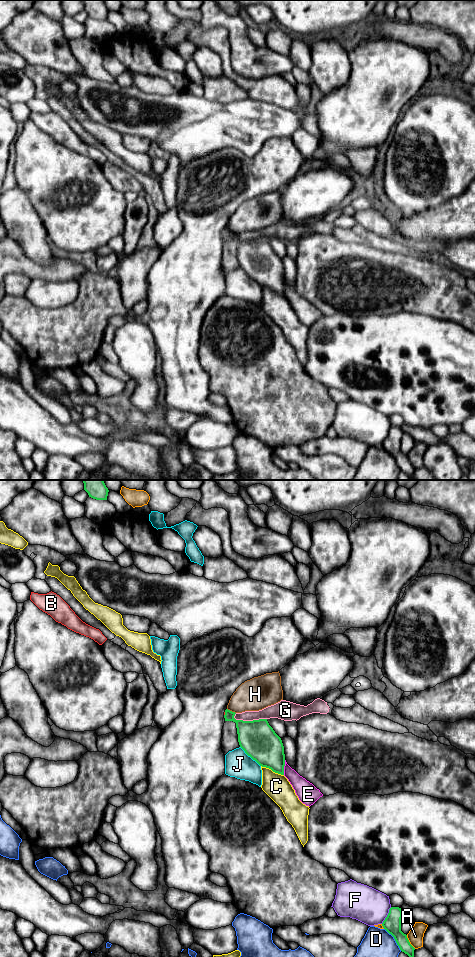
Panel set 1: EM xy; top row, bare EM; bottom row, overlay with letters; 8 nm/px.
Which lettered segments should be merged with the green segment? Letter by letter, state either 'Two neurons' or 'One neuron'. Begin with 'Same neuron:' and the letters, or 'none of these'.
Same neuron: none of these
A: Two neurons
B: Two neurons
C: Two neurons
D: Two neurons
E: Two neurons
F: Two neurons
G: Two neurons
H: Two neurons
J: Two neurons

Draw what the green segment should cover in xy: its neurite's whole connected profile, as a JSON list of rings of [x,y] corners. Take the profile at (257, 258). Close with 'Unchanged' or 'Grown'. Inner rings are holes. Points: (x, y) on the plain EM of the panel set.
[[[225,230],[225,241],[236,243],[238,262],[245,273],[260,286],[284,295],[285,274],[281,258],[267,239],[253,241],[236,240],[235,232]]]. Unchanged

